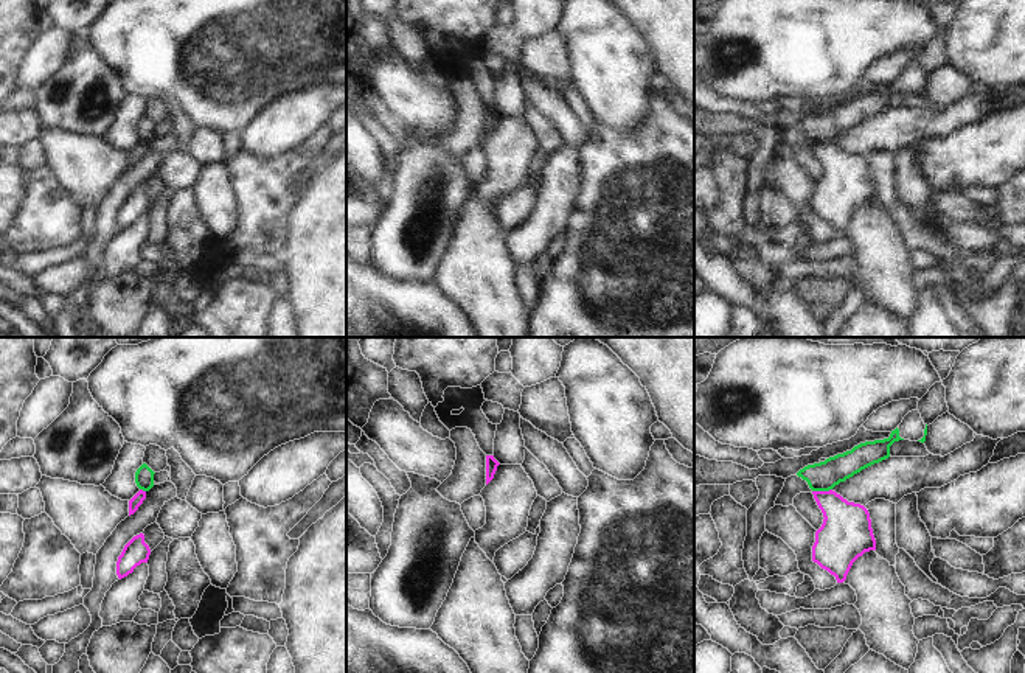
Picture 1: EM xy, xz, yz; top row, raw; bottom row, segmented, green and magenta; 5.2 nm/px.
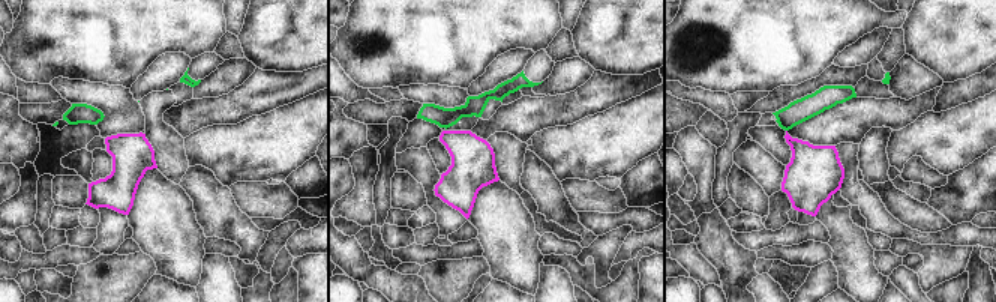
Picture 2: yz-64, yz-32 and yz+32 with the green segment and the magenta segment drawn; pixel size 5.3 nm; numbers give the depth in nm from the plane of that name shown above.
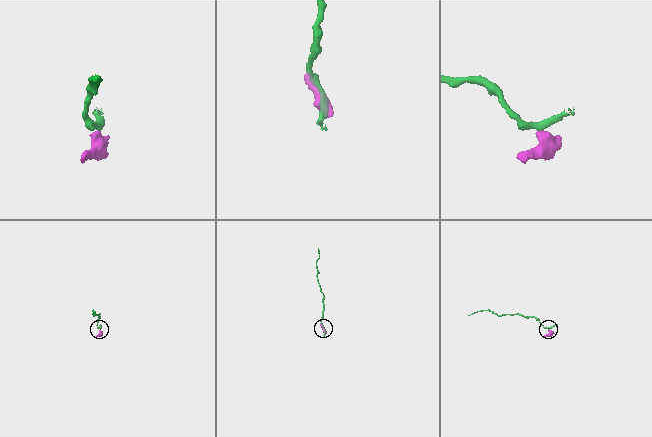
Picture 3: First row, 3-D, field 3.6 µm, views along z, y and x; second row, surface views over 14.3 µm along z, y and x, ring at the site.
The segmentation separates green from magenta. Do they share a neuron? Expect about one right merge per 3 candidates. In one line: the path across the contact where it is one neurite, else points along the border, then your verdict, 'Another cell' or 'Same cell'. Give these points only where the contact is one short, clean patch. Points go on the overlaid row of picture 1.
Boundary: yz (831, 488), (813, 491). Another cell.

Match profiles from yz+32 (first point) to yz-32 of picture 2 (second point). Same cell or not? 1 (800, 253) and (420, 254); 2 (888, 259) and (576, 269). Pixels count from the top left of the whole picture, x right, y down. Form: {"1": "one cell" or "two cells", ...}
{"1": "one cell", "2": "one cell"}

